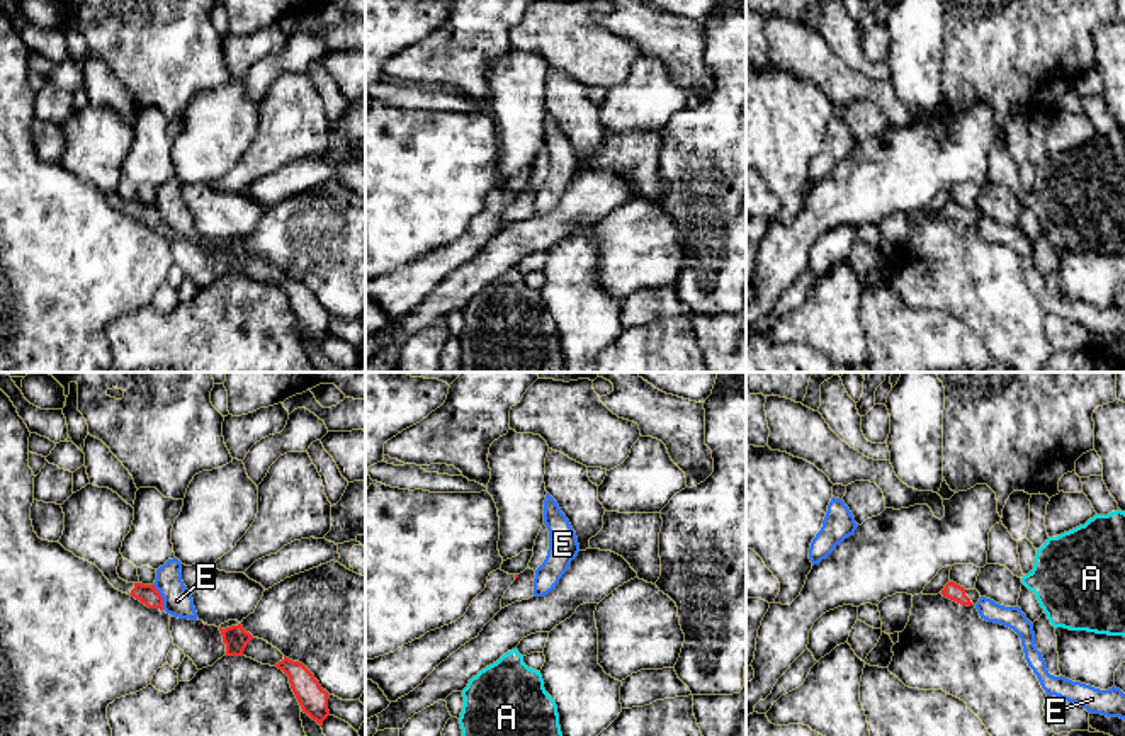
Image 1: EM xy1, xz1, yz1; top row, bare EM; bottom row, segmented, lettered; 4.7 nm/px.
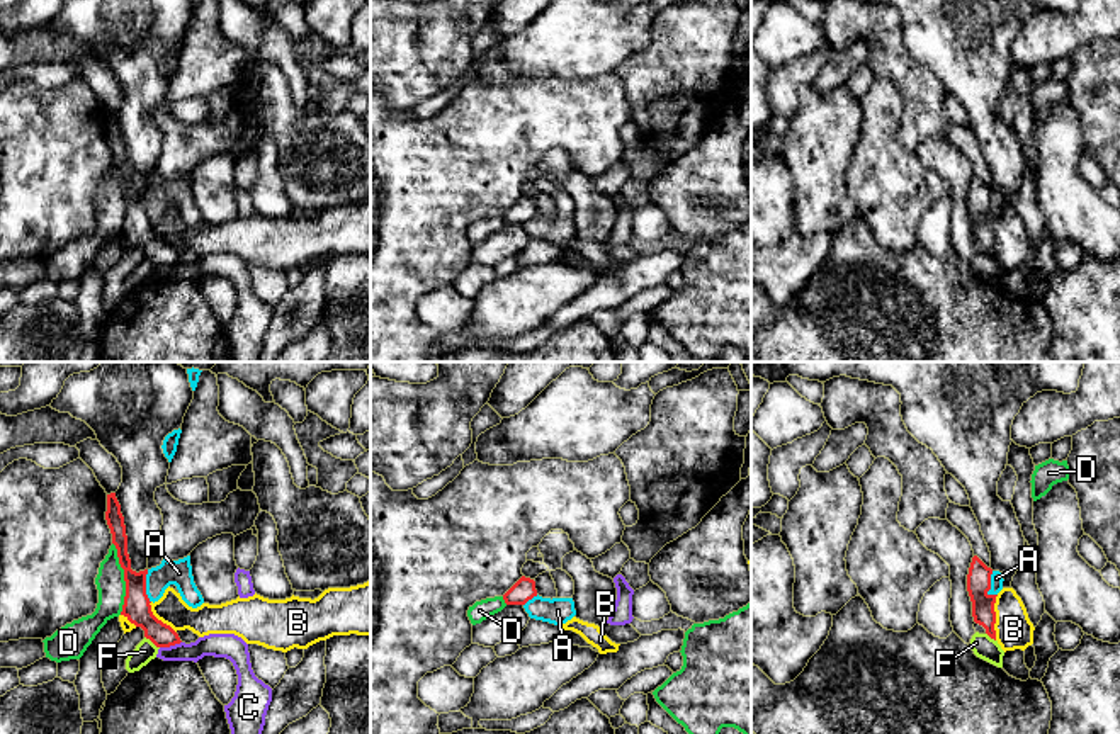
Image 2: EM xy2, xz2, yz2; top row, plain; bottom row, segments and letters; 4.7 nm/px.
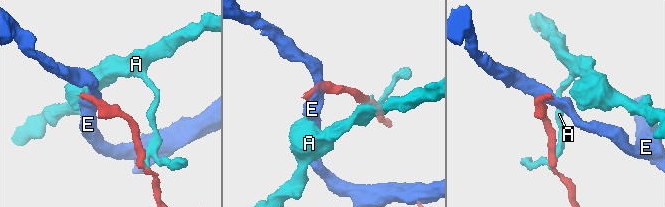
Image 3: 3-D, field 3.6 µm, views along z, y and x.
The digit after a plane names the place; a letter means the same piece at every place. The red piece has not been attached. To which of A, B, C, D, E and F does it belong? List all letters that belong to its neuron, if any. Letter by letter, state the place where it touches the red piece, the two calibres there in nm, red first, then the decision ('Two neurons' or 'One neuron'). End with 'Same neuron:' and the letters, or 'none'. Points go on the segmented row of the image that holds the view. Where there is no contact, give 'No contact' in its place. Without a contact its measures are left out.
A: Touches red at xy2 (145, 587). Thickness 130 nm (red) against 120 nm. Two neurons
B: Touches red at yz2 (995, 617). Thickness 110 nm (red) against 180 nm. Two neurons
C: Touches red at xy2 (170, 644). Thickness 130 nm (red) against 110 nm. Two neurons
D: Touches red at xy2 (124, 578). Thickness 130 nm (red) against 140 nm. Two neurons
E: Touches red at xy1 (160, 597). Thickness 100 nm (red) against 140 nm. Two neurons
F: Touches red at xy2 (152, 641). Thickness 130 nm (red) against 100 nm. Two neurons
Same neuron: none

